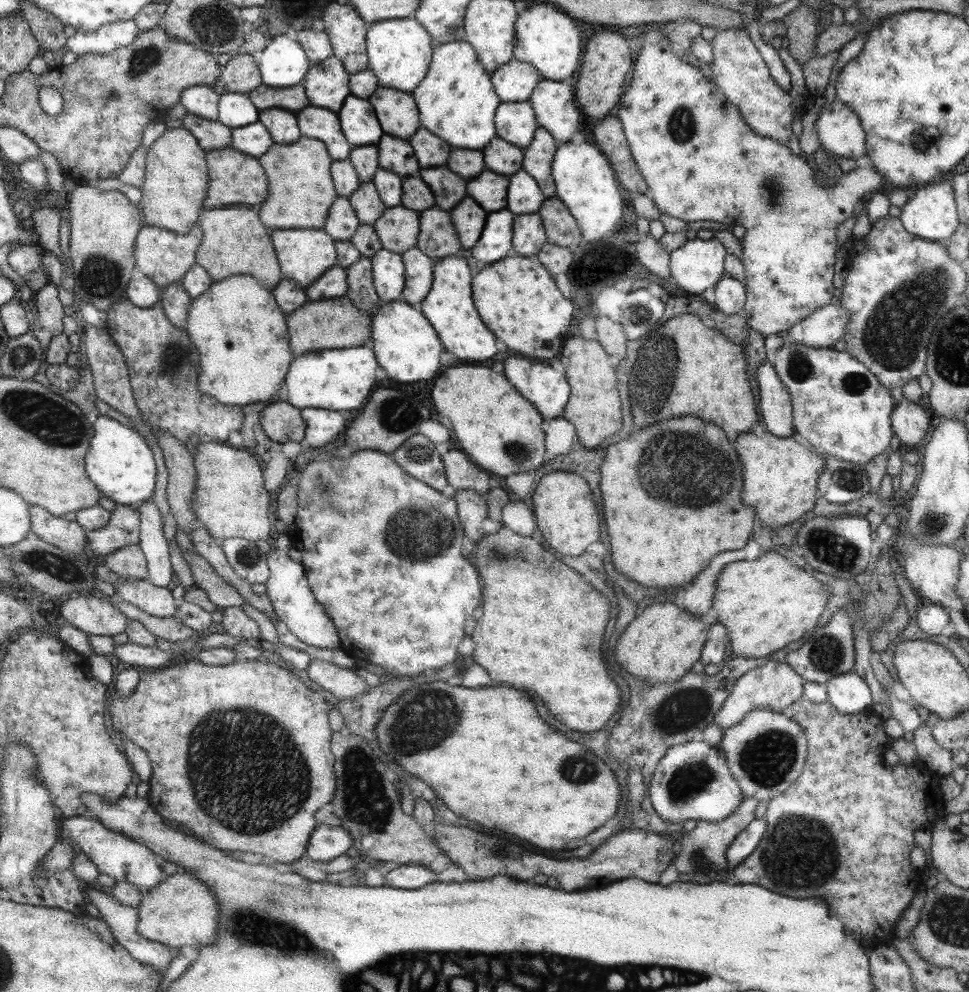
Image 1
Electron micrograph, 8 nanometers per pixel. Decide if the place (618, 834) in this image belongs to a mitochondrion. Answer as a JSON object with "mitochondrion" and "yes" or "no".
{"mitochondrion":"no"}

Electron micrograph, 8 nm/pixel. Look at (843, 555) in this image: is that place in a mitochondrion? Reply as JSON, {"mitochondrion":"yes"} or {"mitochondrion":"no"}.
{"mitochondrion":"yes"}

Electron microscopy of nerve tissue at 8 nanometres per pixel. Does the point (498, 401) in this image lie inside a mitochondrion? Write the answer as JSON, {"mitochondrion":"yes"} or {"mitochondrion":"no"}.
{"mitochondrion":"no"}

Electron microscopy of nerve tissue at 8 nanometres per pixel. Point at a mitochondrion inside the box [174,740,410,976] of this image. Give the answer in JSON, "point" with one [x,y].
{"point":[363,800]}

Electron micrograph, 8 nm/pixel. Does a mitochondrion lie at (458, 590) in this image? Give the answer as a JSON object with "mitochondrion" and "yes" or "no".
{"mitochondrion":"no"}

